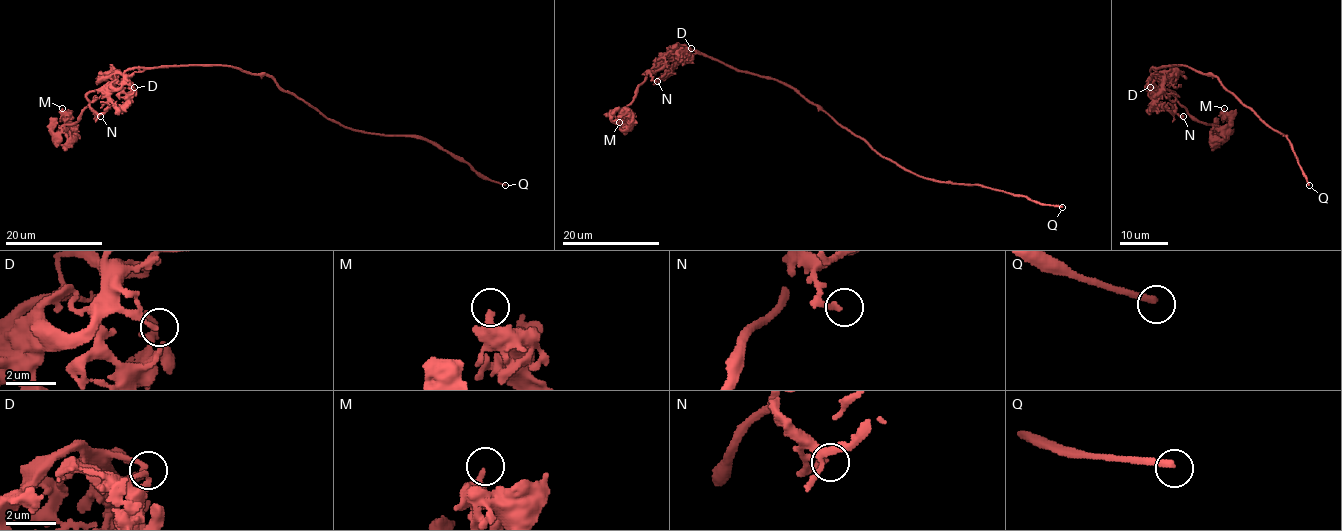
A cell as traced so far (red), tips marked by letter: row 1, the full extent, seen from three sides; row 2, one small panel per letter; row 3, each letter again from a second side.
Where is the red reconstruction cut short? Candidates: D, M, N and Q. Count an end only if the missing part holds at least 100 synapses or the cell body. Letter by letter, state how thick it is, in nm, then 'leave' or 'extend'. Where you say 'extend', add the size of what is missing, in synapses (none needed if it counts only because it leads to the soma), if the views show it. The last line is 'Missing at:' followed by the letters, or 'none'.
D: 180 nm | leave
M: 360 nm | leave
N: 240 nm | leave
Q: 280 nm | extend
Missing at: Q

